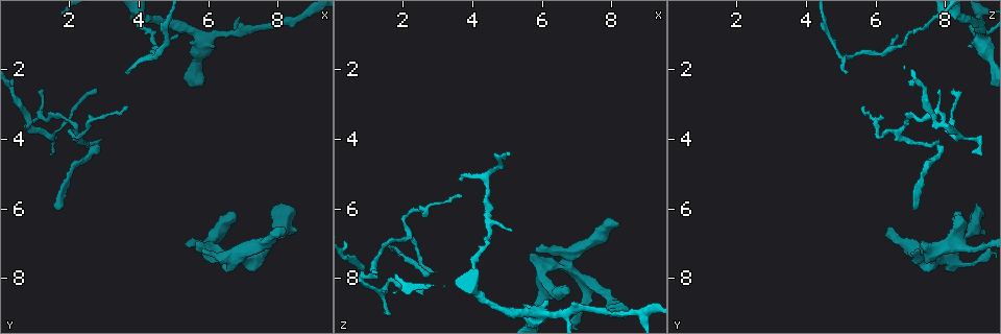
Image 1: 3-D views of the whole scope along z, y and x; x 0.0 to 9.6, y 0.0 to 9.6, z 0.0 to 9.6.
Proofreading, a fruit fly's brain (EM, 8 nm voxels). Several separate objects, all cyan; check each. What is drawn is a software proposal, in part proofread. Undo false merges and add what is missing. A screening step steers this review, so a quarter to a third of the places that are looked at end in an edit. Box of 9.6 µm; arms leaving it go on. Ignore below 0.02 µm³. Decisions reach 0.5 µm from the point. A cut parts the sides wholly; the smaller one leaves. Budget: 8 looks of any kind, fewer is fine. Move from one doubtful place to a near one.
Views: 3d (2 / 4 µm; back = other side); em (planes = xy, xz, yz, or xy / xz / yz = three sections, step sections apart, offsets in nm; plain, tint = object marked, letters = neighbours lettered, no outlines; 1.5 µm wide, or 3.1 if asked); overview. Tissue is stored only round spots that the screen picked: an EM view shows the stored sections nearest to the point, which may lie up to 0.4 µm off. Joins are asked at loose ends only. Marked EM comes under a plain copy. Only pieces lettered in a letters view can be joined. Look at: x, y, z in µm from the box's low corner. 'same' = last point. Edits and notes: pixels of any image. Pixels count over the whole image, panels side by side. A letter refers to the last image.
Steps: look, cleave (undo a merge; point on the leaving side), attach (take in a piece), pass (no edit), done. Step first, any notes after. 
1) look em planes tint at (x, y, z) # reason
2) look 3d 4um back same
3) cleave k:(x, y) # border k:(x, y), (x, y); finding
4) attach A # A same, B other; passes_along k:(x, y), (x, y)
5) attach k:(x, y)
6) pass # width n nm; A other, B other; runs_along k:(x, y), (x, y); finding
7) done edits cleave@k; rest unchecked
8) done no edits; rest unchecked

look 3d 2um at (0.90, 3.55, 7.90) # two arms in line, one across

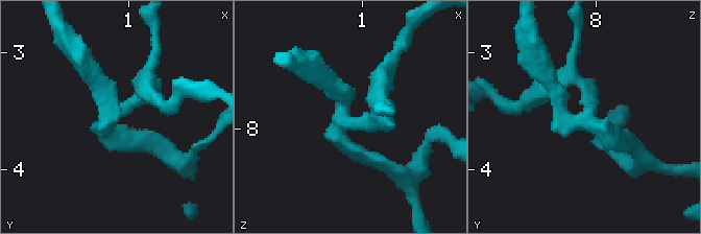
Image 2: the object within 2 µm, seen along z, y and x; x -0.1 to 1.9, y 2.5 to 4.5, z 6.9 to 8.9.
look em planes letters at (0.88, 3.48, 7.94) # shape alone is not enough

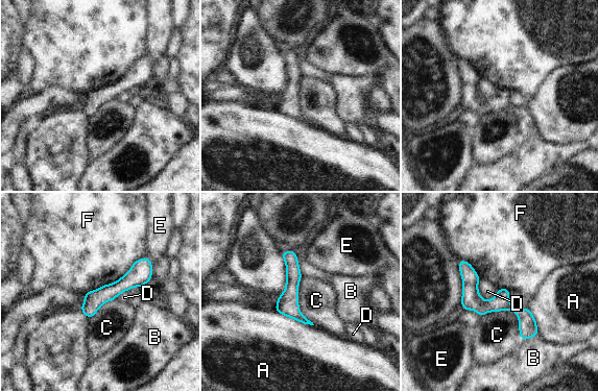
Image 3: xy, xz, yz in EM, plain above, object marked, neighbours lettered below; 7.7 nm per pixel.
pass # A other, B other, C other, D other, E other, F other; border 3:(144, 256), (116, 280), (86, 293); one neuron here

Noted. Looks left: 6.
look em xy step 8 letters at (2.85, 2.55, 8.15) # branch stops here

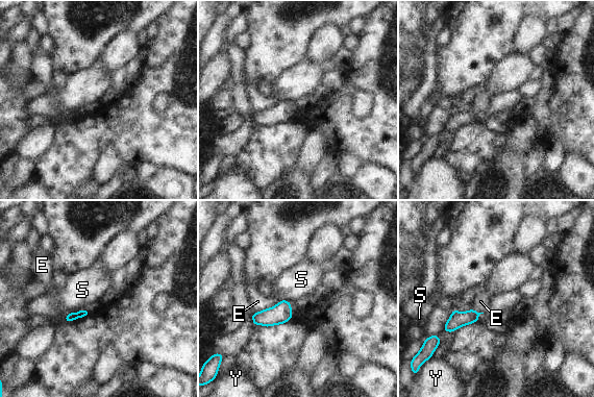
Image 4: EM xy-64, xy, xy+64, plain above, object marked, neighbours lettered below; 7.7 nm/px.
pass # E other, S other, Y other; border 4:(90, 309), (69, 313), (63, 320); no lettered piece goes on from it

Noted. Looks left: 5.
look 3d 2um at (5.15, 1.05, 6.70)

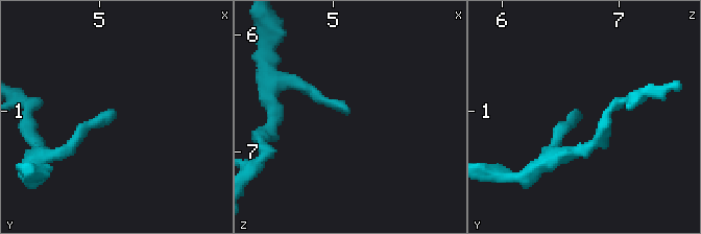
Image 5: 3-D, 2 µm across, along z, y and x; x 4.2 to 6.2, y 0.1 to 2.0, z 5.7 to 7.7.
look em planes tint at (5.16, 1.04, 6.64) # now the EM

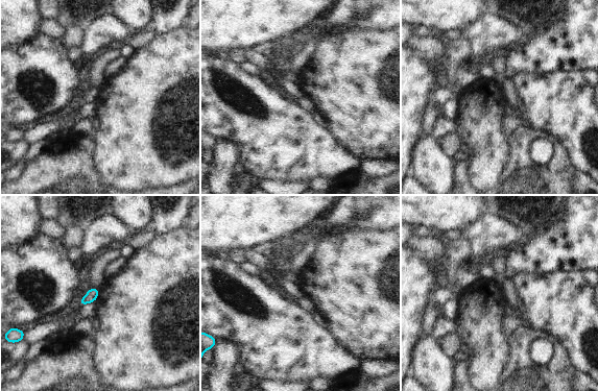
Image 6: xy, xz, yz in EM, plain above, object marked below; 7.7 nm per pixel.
look em planes letters same

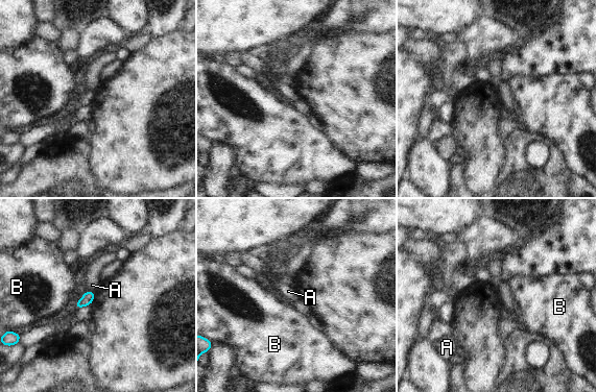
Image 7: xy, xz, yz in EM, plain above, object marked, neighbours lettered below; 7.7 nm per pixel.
pass # A other, B other; border 7:(89, 290), (93, 292); no lettered piece goes on from it

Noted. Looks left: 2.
done no edits; rest unchecked

